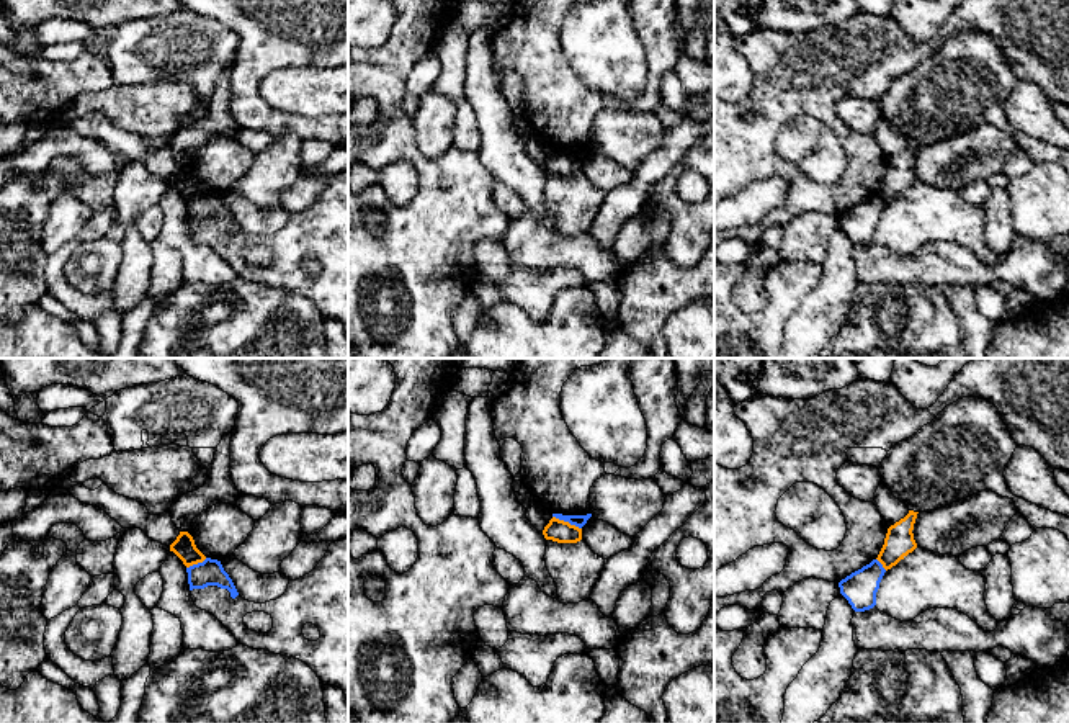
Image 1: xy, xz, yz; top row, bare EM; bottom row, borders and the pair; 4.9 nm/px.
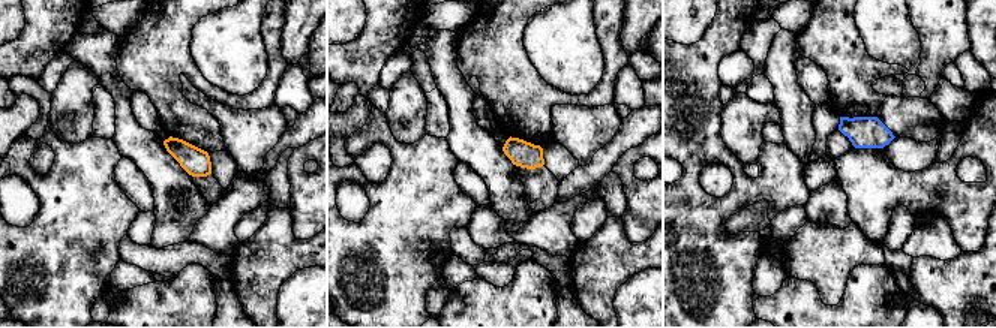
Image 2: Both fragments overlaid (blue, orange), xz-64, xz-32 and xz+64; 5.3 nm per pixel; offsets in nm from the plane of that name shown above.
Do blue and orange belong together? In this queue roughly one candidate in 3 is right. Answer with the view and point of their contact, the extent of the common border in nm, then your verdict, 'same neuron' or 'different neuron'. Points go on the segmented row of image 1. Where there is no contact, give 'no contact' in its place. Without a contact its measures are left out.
contact xz (568, 520); length 160 nm; different neuron

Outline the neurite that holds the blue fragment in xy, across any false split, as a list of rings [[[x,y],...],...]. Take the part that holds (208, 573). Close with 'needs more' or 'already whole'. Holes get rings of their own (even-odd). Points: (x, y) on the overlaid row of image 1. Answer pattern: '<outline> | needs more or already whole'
[[[206,558],[203,563],[186,568],[186,573],[190,591],[217,586],[221,589],[227,589],[232,599],[239,595],[232,579],[217,559]]] | already whole

